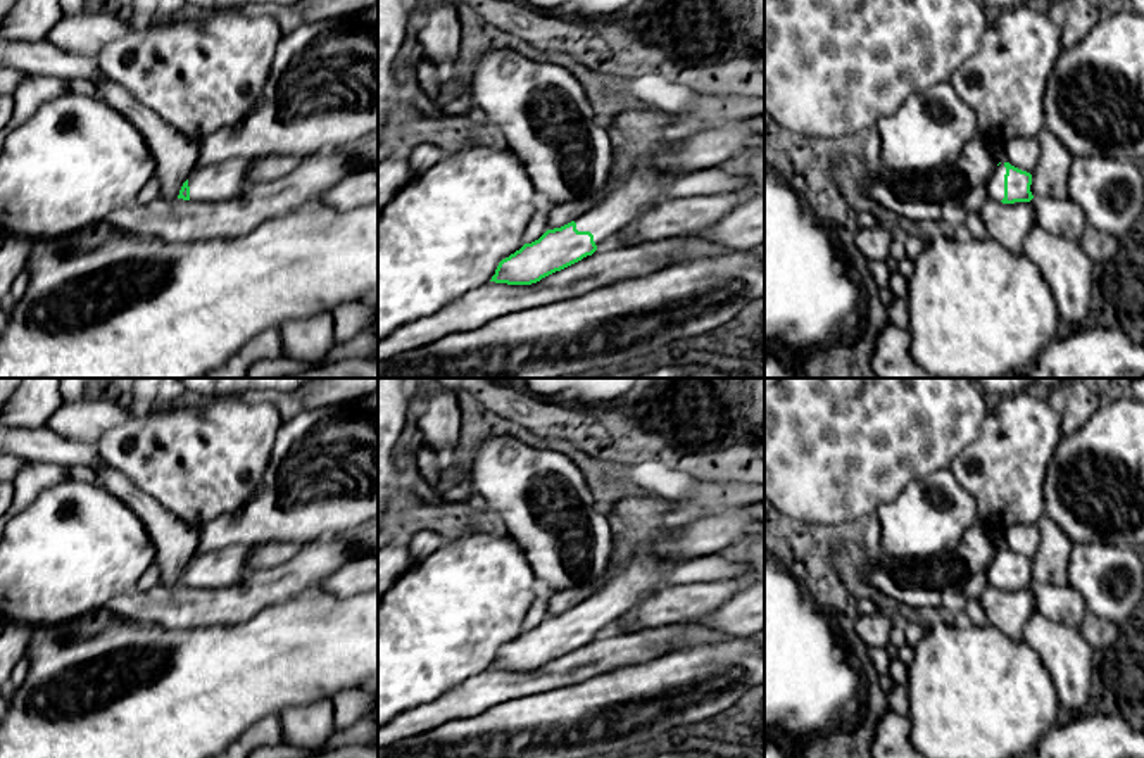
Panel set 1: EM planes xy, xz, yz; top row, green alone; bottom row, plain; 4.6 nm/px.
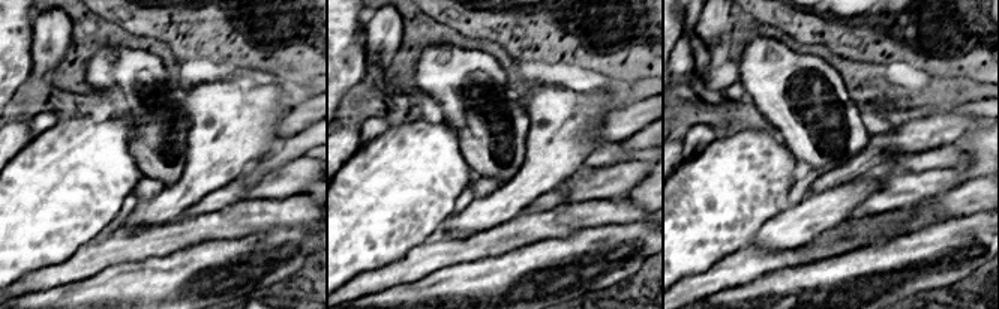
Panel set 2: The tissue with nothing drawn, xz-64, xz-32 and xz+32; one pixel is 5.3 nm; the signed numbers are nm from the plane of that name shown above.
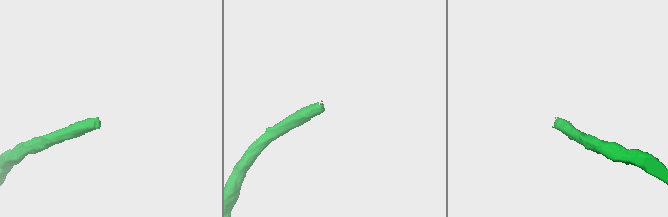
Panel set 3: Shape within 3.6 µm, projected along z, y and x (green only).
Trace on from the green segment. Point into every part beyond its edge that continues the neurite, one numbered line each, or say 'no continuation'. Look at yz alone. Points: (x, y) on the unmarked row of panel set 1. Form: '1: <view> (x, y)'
1: yz (994, 572)

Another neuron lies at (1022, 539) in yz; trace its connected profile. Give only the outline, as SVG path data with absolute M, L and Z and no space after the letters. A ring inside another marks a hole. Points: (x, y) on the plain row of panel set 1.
M1015 525L1004 532L1006 547L1027 559L1032 559L1039 547L1039 527L1034 525Z

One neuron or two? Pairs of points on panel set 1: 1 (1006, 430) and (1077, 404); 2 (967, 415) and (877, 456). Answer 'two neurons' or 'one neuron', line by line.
1: two neurons
2: one neuron

